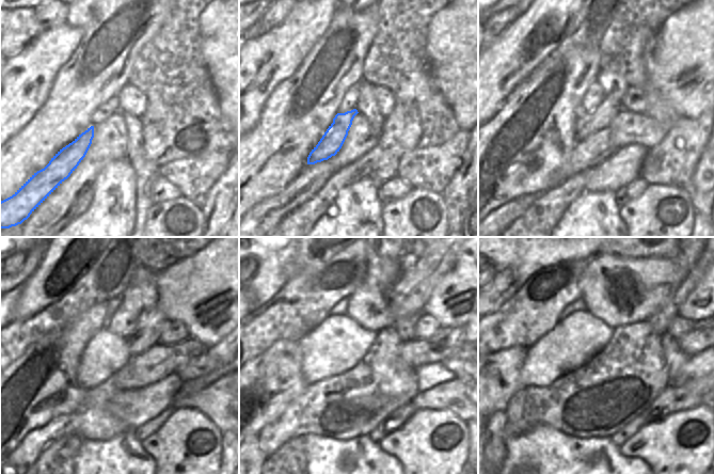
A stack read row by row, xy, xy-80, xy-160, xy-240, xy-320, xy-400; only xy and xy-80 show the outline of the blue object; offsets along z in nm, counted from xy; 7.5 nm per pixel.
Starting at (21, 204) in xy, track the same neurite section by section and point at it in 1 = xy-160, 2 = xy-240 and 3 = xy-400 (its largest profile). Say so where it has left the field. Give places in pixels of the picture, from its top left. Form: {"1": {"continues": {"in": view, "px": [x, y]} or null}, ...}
{"1": {"continues": {"in": "xy-160", "px": [600, 117]}}, "2": {"continues": {"in": "xy-240", "px": [140, 297]}}, "3": {"continues": {"in": "xy-400", "px": [660, 321]}}}

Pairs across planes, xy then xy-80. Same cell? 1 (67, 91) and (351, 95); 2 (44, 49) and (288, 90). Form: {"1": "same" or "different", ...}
{"1": "different", "2": "different"}

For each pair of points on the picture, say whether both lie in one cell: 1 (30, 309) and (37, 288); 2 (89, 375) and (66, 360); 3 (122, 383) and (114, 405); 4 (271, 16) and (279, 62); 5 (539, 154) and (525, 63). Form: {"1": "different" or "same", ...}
{"1": "same", "2": "different", "3": "different", "4": "different", "5": "different"}

